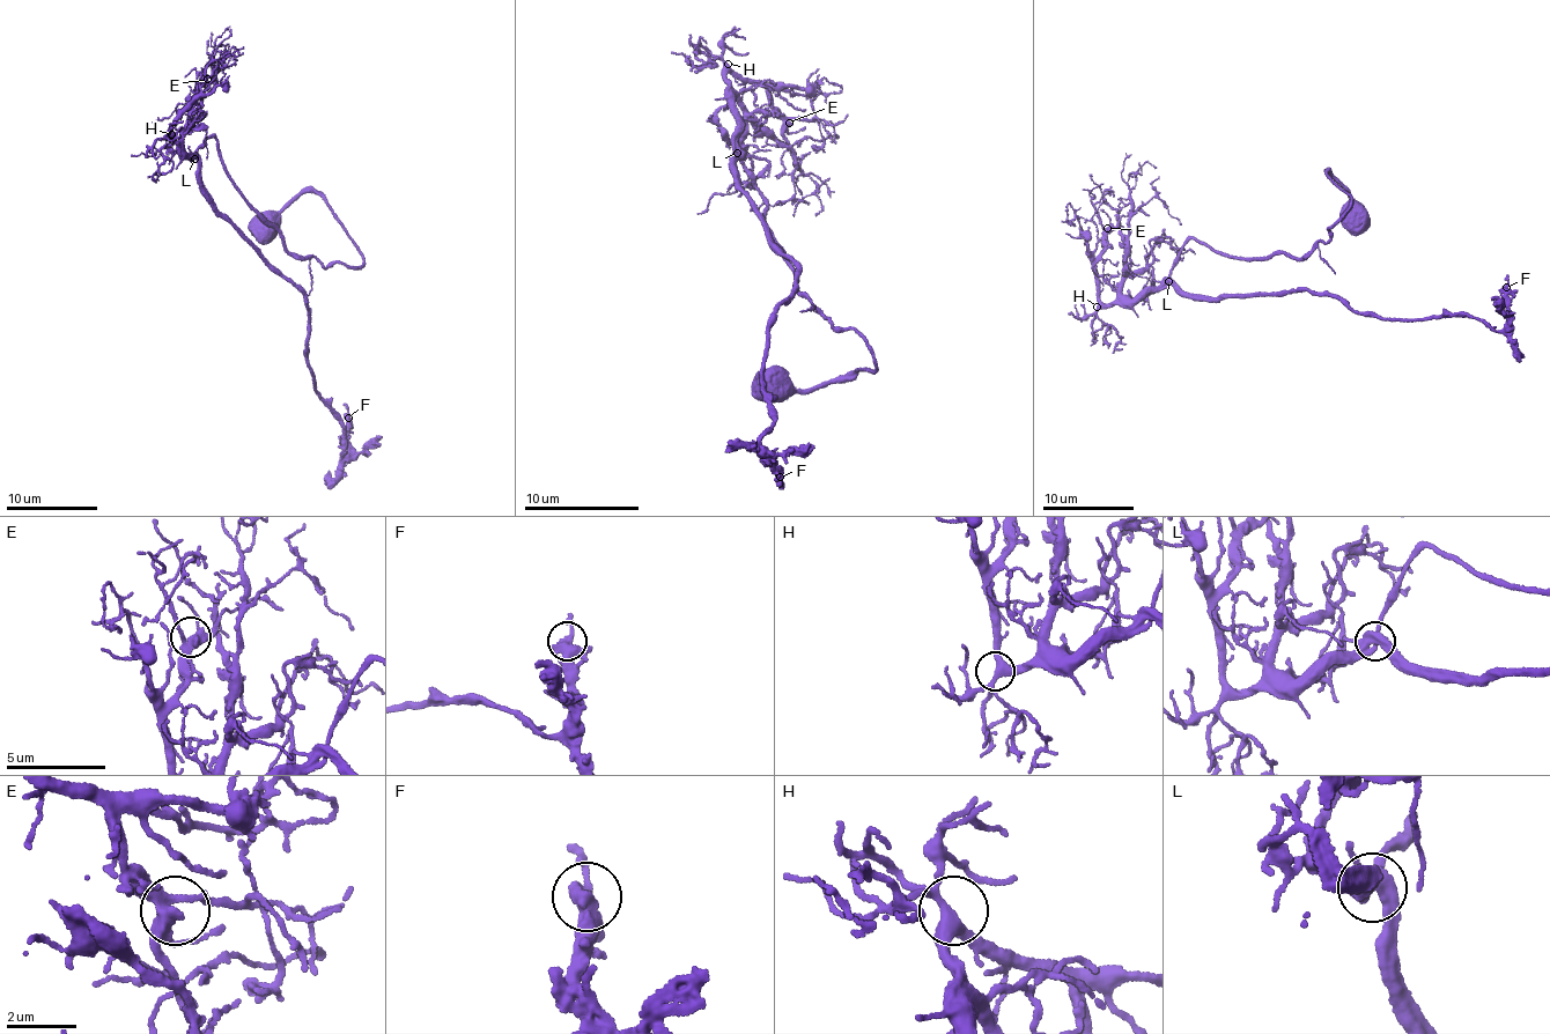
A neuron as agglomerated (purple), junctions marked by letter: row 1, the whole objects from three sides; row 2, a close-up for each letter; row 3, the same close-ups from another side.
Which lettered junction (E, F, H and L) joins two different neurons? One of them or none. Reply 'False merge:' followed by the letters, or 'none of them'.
False merge: none of them

